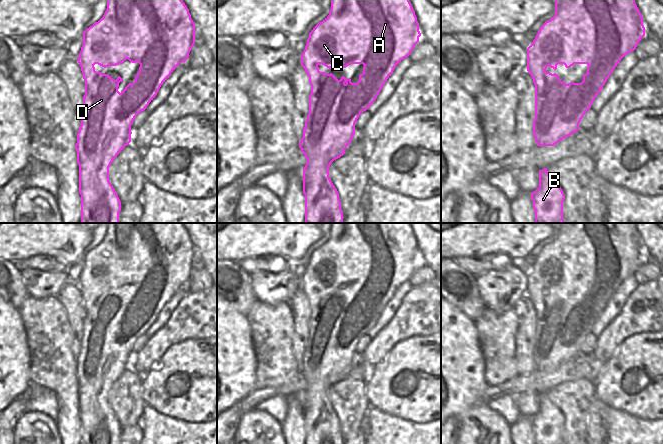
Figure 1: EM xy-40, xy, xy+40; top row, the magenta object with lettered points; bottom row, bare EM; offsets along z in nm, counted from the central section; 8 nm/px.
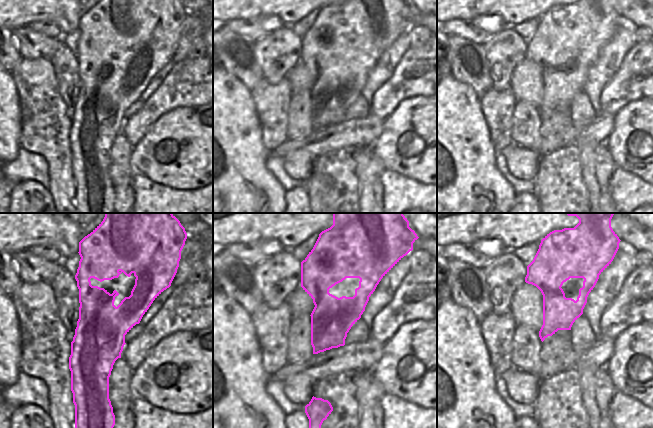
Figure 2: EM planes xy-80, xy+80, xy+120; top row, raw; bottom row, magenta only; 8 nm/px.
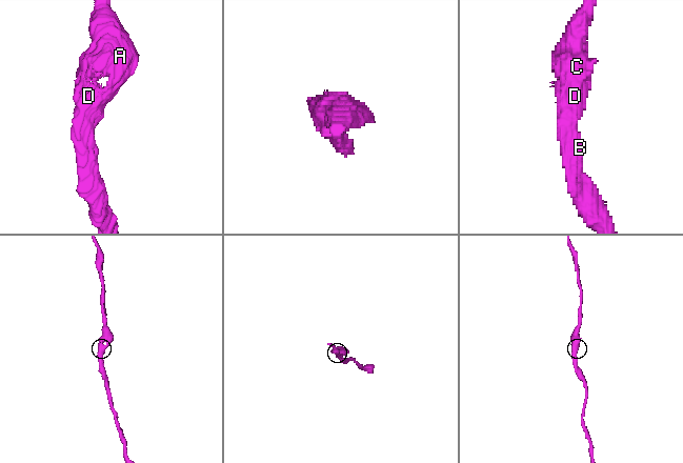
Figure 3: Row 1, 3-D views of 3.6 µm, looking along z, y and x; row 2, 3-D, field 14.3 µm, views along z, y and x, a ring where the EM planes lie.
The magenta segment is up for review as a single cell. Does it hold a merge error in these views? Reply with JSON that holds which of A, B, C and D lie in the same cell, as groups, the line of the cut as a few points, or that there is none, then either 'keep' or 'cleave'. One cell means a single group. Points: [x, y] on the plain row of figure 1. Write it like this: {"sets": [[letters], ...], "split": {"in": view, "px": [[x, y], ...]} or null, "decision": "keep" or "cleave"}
{"sets": [["A", "B", "C", "D"]], "split": null, "decision": "keep"}

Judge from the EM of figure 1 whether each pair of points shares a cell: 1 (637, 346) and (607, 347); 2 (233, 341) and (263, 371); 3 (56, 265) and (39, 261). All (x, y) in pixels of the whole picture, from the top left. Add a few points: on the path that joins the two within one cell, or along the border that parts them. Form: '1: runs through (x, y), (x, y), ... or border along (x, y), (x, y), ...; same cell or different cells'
1: border along (637, 334), (627, 337), (605, 362); different cells
2: border along (252, 342), (256, 359), (255, 378), (257, 387); different cells
3: runs through (52, 265), (43, 262); same cell

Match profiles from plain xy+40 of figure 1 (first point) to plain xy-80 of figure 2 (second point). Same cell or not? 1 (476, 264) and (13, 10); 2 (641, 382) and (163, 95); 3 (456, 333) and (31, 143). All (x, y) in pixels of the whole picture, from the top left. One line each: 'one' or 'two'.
1: two
2: two
3: two

